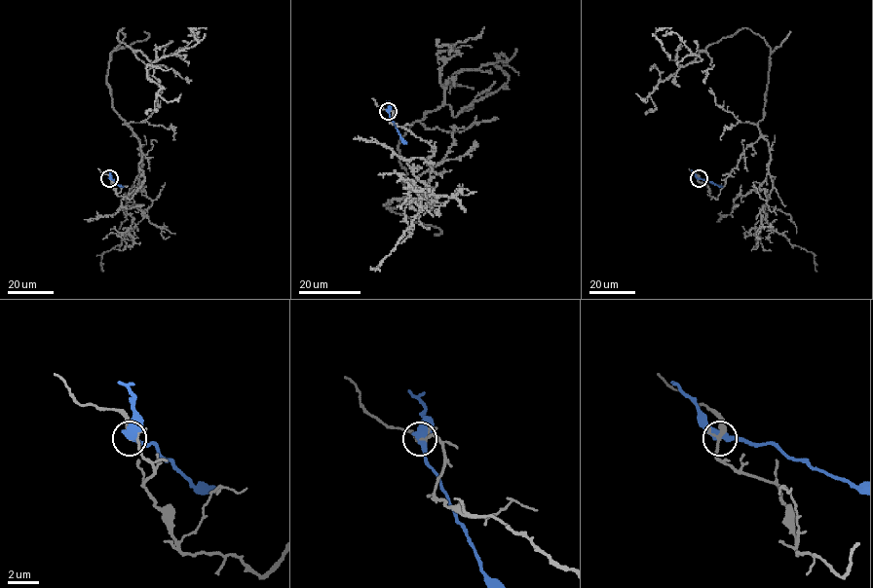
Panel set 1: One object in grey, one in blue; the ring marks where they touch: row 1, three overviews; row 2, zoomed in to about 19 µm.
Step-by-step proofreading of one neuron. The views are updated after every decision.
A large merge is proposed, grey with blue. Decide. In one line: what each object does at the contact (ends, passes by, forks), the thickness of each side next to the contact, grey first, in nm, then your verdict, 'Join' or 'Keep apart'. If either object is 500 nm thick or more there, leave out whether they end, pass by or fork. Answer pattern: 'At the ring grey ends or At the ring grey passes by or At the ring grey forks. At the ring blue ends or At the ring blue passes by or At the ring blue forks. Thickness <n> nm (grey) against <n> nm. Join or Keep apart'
At the ring grey forks. At the ring blue passes by. Thickness 150 nm (grey) against 460 nm. Keep apart

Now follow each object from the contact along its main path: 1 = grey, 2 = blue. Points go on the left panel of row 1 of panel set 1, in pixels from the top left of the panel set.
1: (109, 178), (130, 200), (144, 178), (140, 142), (106, 81), (118, 32), (152, 65), (206, 28)
2: (109, 178), (122, 187)

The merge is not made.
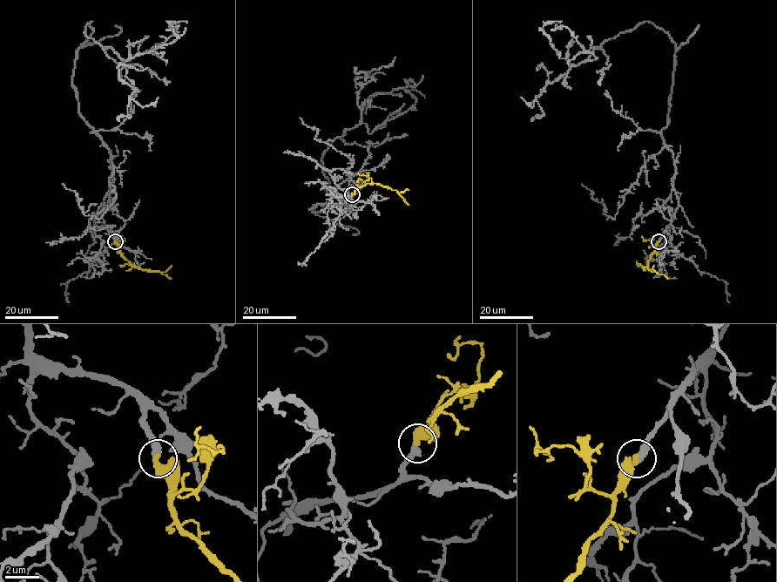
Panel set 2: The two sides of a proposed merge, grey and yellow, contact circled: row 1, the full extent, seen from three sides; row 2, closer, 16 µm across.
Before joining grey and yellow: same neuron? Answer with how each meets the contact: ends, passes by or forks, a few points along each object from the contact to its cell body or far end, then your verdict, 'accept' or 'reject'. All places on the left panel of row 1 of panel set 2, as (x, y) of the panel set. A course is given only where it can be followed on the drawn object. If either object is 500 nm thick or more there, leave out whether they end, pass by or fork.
grey ends; yellow ends; course grey (115, 241), (96, 225), (111, 152), (79, 111), (76, 51), (91, 21), (84, 33), (124, 64), (187, 21); course yellow (115, 241), (118, 251), (136, 267), (158, 271), (172, 278); accept

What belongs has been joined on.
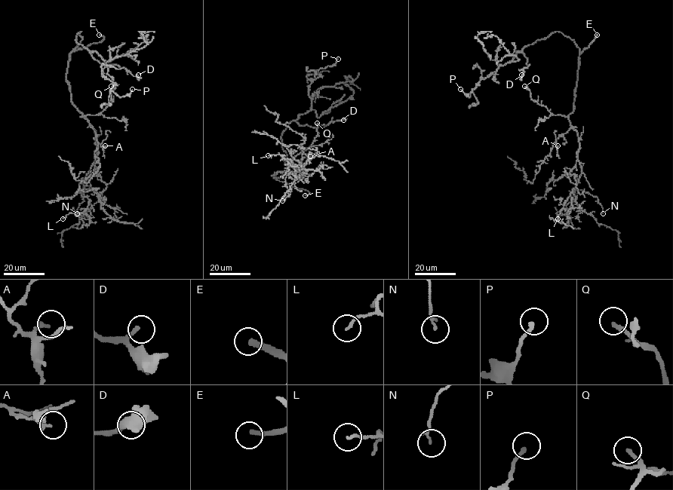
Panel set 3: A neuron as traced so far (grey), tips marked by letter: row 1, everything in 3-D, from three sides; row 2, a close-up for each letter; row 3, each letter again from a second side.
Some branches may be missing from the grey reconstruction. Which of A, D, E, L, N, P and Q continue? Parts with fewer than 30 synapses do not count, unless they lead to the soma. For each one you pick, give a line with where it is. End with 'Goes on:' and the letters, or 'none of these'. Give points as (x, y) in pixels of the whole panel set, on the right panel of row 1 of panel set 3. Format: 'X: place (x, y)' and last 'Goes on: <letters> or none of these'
E: place (597, 35)
Q: place (524, 86)
Goes on: E, Q

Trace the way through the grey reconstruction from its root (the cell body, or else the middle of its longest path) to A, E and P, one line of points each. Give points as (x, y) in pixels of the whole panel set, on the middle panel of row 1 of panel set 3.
A: (272, 176), (277, 172), (284, 172), (289, 166), (296, 169), (301, 163), (302, 154), (310, 156)
E: (272, 176), (294, 188), (306, 190), (309, 194), (305, 195)
P: (272, 176), (279, 178), (287, 170), (281, 134), (310, 109), (308, 88), (319, 75), (317, 71), (338, 59)

